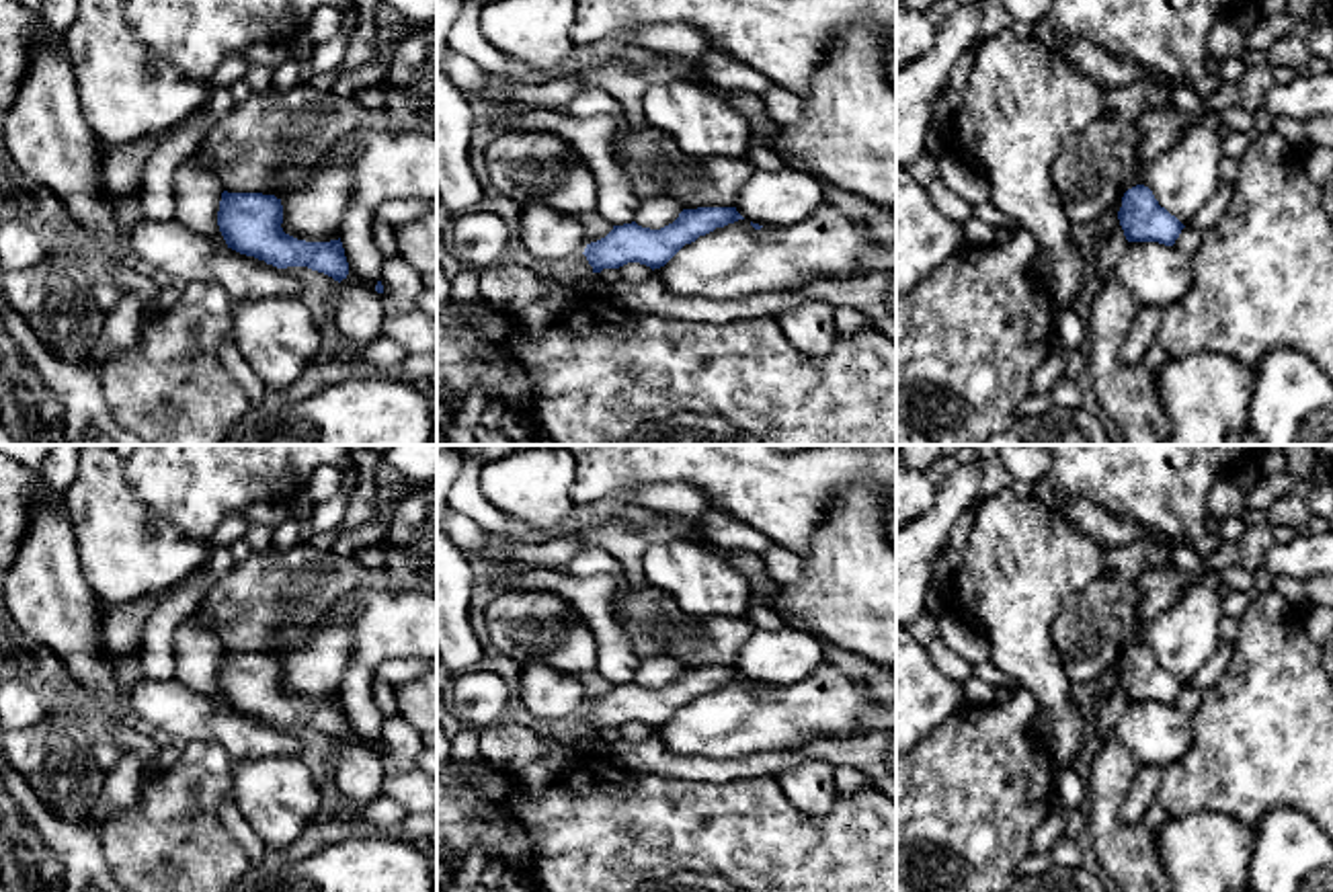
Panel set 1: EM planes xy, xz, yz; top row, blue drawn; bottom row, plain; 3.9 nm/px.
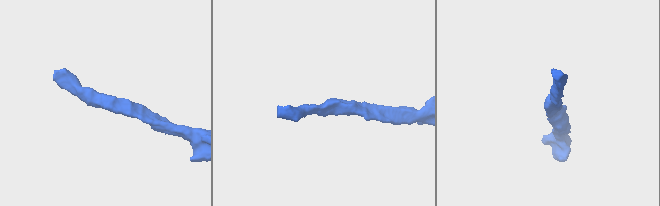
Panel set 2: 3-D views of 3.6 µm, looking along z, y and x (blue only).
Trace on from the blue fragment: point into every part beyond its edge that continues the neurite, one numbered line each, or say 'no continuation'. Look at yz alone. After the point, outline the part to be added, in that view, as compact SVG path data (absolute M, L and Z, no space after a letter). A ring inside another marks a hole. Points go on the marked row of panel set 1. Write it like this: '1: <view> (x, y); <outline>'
no continuation

